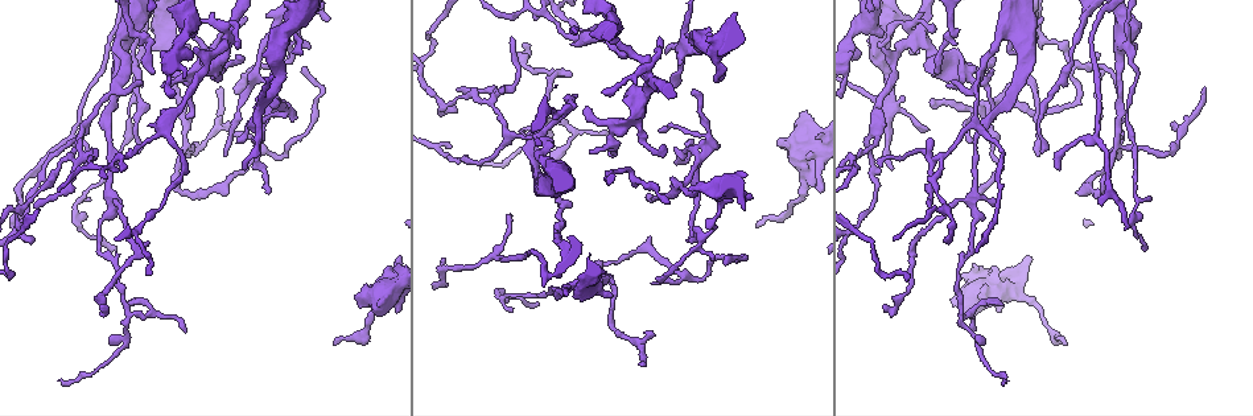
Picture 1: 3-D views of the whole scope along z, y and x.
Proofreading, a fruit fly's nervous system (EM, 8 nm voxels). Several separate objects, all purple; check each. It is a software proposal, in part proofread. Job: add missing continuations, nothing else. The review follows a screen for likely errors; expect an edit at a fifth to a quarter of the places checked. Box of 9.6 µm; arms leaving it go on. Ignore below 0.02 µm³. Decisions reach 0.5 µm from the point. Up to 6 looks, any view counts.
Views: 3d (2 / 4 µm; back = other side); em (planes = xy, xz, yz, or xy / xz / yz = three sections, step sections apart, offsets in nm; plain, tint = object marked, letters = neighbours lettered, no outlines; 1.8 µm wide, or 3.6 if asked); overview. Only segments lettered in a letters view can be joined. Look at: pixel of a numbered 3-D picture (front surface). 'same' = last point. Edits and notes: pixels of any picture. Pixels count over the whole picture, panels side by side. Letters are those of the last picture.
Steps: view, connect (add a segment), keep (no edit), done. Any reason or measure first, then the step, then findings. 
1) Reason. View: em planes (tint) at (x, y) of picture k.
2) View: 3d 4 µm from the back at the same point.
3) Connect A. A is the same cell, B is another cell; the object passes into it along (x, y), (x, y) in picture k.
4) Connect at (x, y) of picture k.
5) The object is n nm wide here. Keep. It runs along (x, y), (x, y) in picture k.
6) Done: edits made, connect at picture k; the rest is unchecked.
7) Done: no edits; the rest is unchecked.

Arms part here. View: em xy step 4 (letters) at (700, 155) of picture 1.

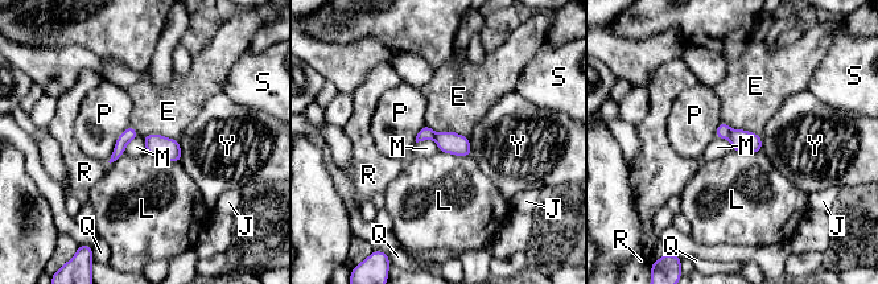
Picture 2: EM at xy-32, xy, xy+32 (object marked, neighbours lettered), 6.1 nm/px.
The longest contact is with E, 280 nm. Keep. E, J, L, M, P, Q, R, S and Y are other cells; a border runs along (416, 142), (432, 139), (440, 151) in picture 2; no lettered segment goes on from it.

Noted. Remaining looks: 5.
An open end. View: 3d 4 µm at (949, 86) of picture 1.

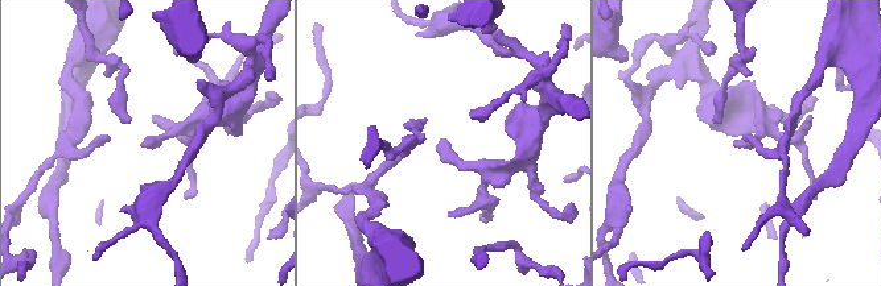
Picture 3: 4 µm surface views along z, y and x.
View: em planes (tint) at (734, 140) of picture 3.

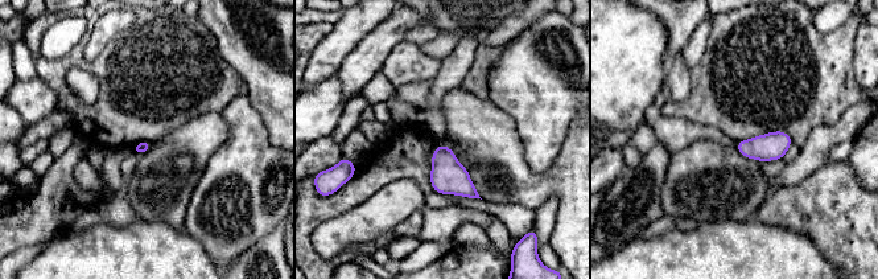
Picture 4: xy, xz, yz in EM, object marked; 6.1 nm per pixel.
What lies round it. View: em planes (letters) at the same point.

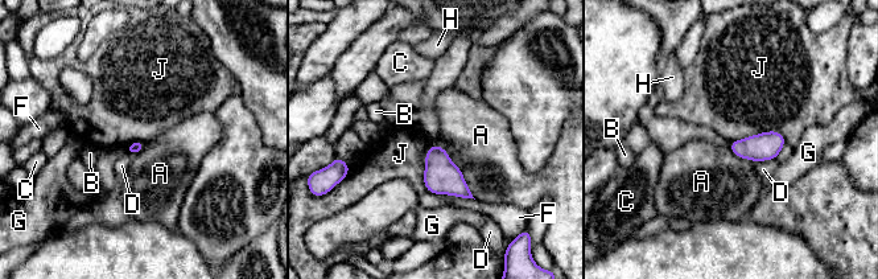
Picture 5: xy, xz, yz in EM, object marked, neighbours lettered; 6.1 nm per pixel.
Keep. A, B, C, D, F, G, H and J are other cells; a border runs along (433, 143), (424, 185), (441, 195) in picture 5; no lettered segment goes on from it.

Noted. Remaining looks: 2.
Tapers out. View: em planes (letters) at (535, 303) of picture 1.

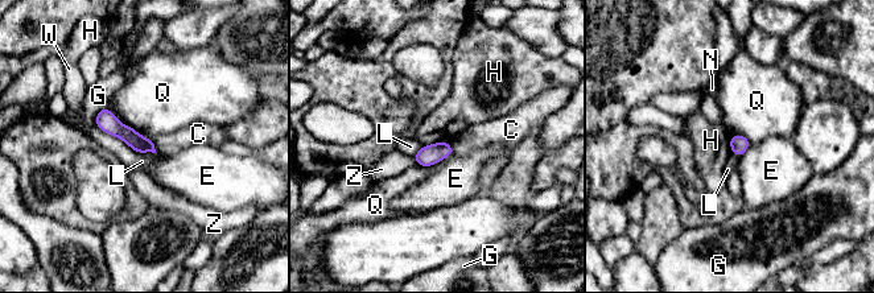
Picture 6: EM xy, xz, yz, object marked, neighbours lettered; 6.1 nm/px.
The object is 110 nm wide here; the longest contact is with L, 420 nm. Keep. C, E, G, H, L, N, Q, W and Z are other cells; no lettered segment goes on from it.

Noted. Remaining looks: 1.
Done: no edits; the rest is unchecked.

